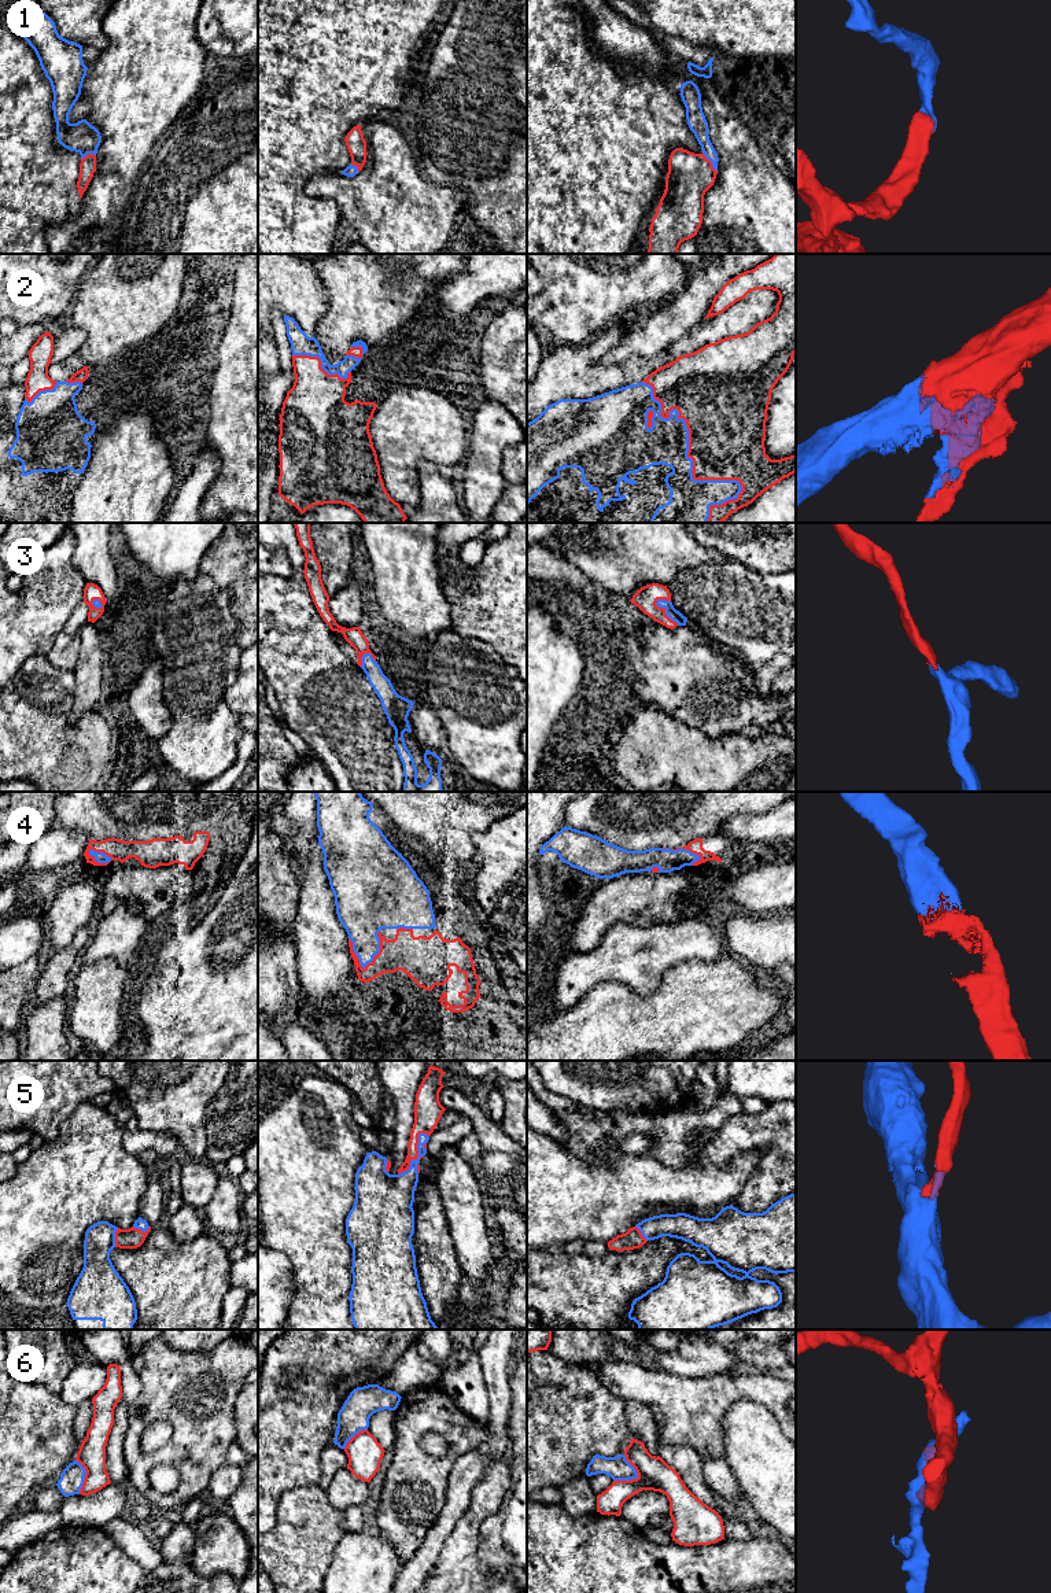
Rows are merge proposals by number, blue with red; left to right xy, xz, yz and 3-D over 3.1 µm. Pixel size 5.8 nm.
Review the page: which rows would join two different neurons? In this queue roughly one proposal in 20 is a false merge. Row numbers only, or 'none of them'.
6

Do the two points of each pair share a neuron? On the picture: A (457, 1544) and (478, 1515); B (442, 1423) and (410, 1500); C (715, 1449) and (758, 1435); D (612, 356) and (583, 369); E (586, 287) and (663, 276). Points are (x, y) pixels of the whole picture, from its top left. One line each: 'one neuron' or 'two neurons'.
A: one neuron
B: one neuron
C: two neurons
D: two neurons
E: one neuron

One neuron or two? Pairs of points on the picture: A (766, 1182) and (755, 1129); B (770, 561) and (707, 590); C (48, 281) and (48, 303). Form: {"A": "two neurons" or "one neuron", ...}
{"A": "one neuron", "B": "two neurons", "C": "one neuron"}

